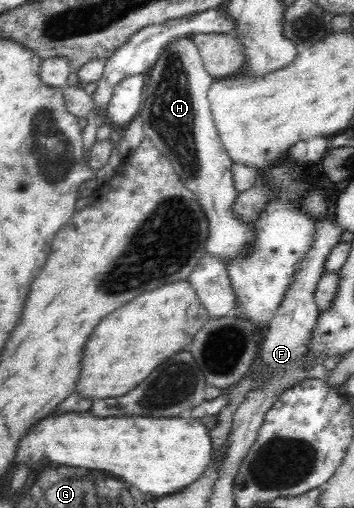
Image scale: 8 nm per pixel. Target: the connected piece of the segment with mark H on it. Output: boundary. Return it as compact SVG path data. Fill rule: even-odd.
M189 36L166 45L150 73L144 91L144 106L138 113L144 120L145 137L150 138L162 155L170 160L178 177L196 195L209 223L206 251L226 262L236 253L246 251L246 247L250 249L248 245L254 241L254 232L230 212L230 205L237 194L230 172L232 160L217 132L206 97L210 83L216 79L204 70L198 48Z

